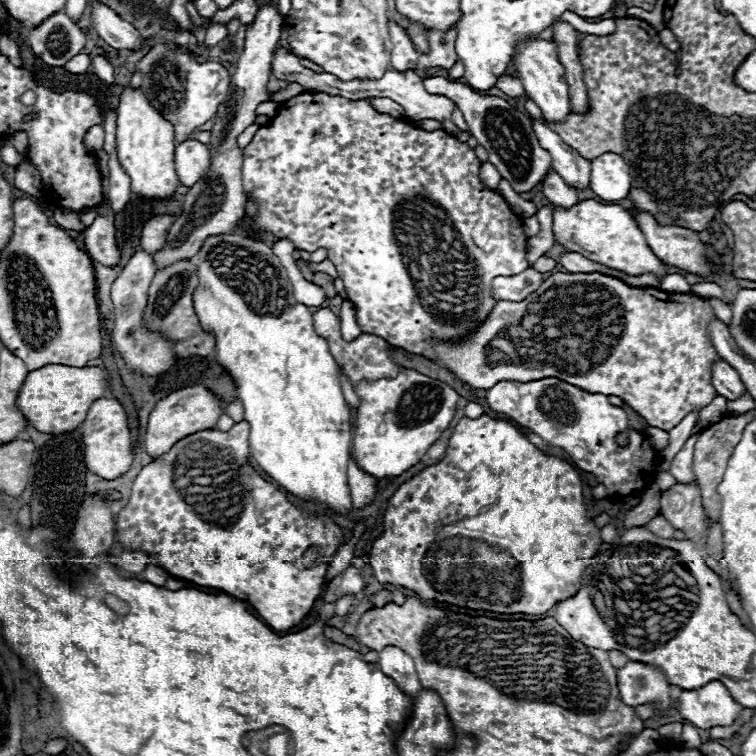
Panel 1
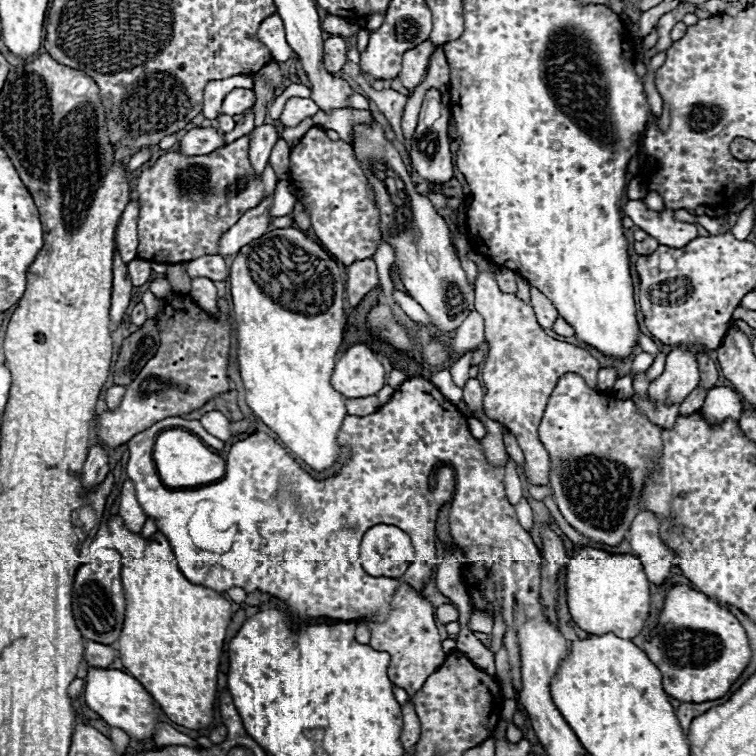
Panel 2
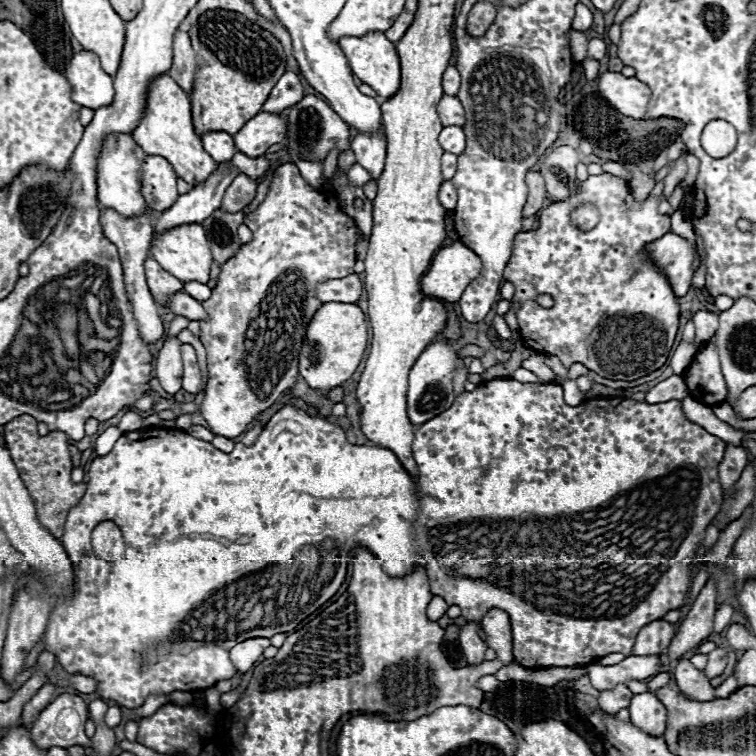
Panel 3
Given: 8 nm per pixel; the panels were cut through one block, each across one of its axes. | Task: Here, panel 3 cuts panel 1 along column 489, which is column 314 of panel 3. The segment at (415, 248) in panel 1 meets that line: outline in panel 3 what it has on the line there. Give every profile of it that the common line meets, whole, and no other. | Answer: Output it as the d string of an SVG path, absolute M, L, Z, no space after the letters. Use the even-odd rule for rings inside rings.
M292 162L276 168L266 200L252 214L246 214L244 224L252 230L252 240L240 248L238 256L230 258L220 268L212 296L202 302L208 318L200 320L200 340L208 360L208 384L204 388L206 396L200 404L200 412L208 428L226 438L236 438L246 432L246 426L260 412L296 384L306 328L322 306L316 296L316 286L322 284L322 280L354 274L356 244L362 236L358 224L342 212L338 200L334 196L326 198L324 192L314 192Z

